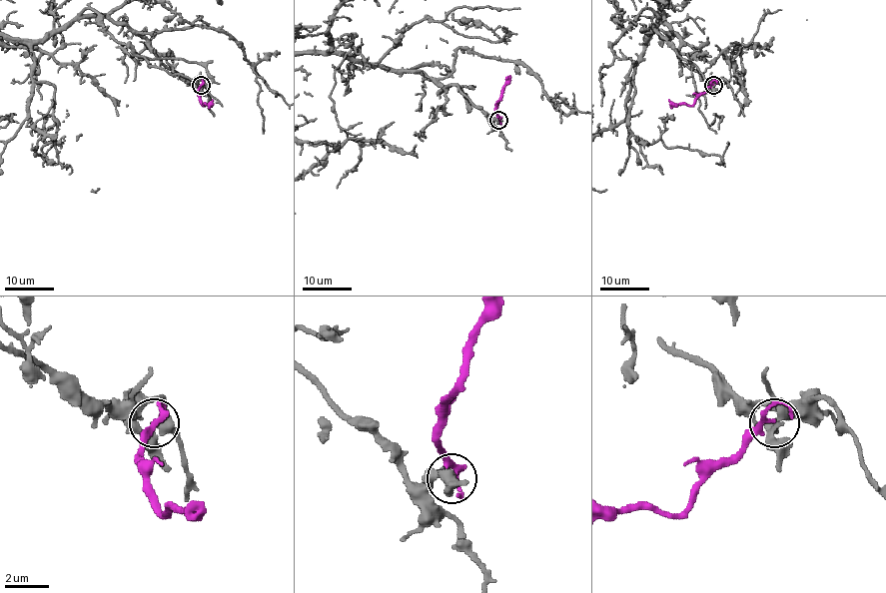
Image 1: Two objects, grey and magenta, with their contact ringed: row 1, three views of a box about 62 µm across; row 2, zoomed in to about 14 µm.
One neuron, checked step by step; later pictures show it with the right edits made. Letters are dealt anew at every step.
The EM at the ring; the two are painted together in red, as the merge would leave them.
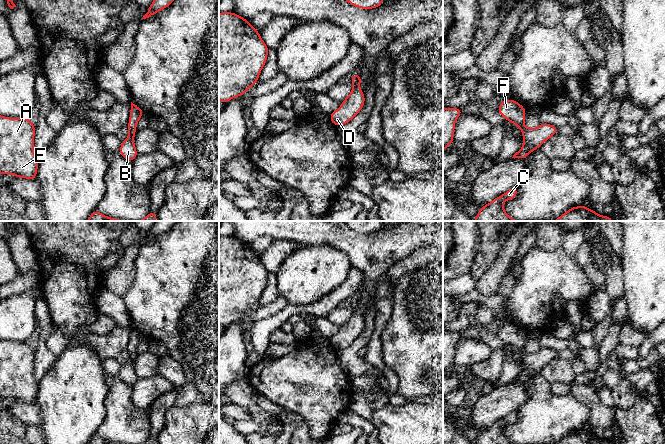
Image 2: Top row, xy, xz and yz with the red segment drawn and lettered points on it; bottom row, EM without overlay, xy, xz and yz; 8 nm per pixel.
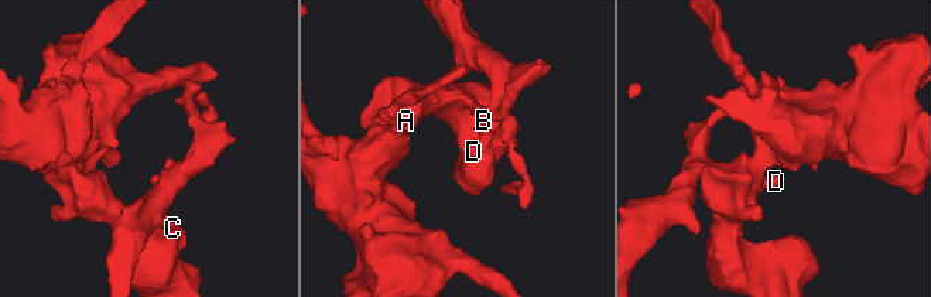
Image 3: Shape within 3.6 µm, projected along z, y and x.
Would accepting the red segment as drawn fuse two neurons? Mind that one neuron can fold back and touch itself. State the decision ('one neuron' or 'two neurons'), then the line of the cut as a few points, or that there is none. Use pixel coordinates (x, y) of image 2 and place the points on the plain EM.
two neurons | xy (135, 351), (129, 353)

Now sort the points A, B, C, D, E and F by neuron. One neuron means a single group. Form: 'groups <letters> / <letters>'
groups A B C D E / F

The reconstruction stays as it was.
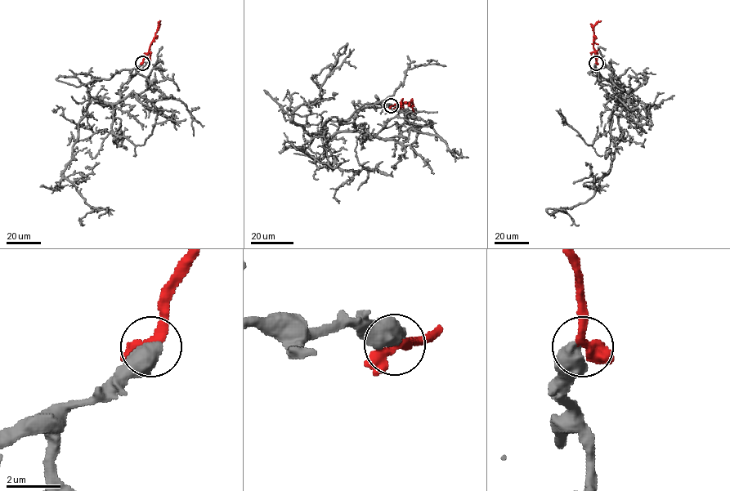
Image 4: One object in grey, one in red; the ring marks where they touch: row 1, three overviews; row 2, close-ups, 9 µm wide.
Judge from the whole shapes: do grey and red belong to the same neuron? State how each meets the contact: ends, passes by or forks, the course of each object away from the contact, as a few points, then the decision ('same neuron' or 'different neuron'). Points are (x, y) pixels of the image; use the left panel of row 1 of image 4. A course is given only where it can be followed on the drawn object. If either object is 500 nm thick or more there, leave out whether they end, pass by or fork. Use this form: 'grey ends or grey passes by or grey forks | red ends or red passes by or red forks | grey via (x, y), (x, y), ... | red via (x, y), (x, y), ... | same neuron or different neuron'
grey via (141, 63), (79, 87), (56, 78), (87, 87), (64, 177), (89, 206), (106, 208), (99, 217) | red via (141, 63), (160, 20) | same neuron

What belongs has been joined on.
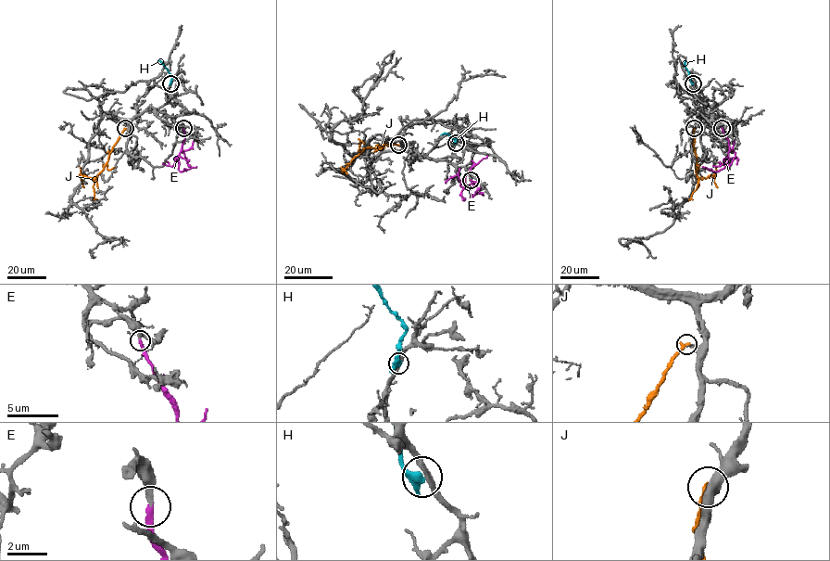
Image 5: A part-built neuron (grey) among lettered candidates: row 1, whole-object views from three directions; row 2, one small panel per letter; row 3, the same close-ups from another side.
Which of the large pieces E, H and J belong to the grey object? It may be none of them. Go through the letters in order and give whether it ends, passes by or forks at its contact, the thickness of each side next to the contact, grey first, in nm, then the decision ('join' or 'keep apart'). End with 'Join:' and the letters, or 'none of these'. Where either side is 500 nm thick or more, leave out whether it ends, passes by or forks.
E: it ends; calibres 240 and 260 nm; join
H: it ends; calibres 300 and 480 nm; keep apart
J: it ends; calibres 140 and 300 nm; keep apart
Join: E

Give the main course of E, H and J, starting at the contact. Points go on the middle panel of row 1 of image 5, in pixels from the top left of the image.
E: (471, 180), (473, 184), (470, 189), (464, 188), (469, 171), (487, 155)
H: (456, 143), (457, 139), (448, 133), (440, 134)
J: (398, 145), (366, 147), (343, 172), (345, 170), (347, 174)

